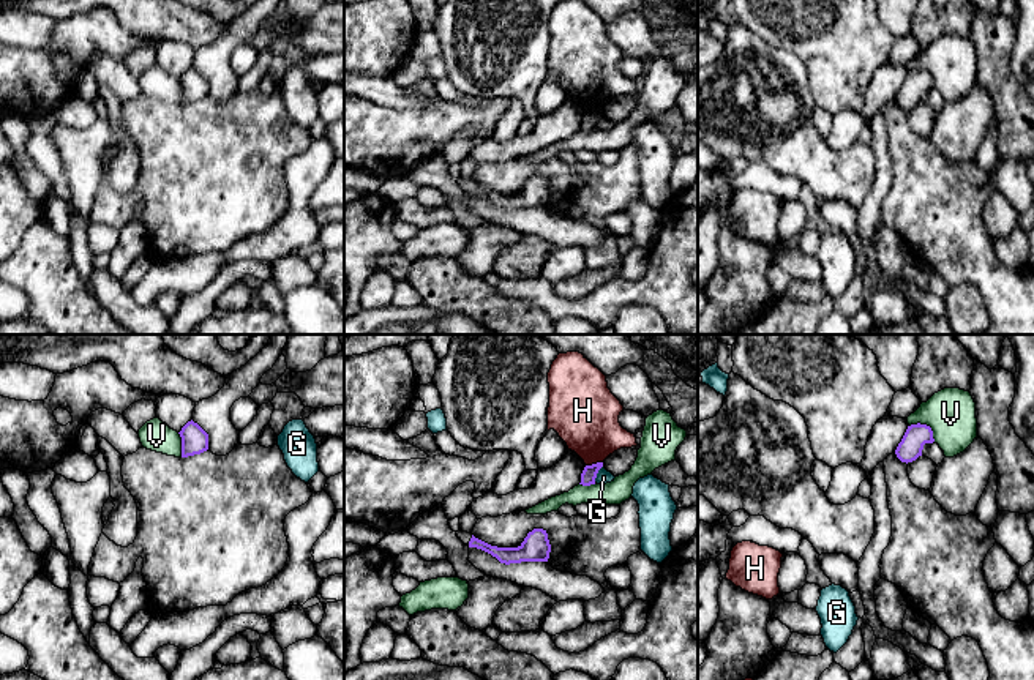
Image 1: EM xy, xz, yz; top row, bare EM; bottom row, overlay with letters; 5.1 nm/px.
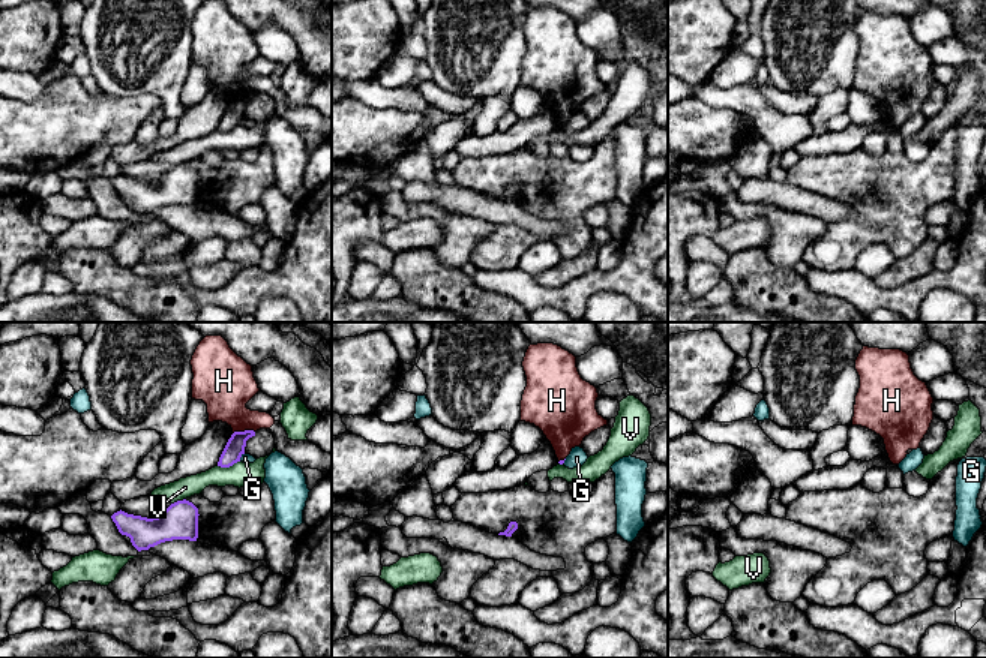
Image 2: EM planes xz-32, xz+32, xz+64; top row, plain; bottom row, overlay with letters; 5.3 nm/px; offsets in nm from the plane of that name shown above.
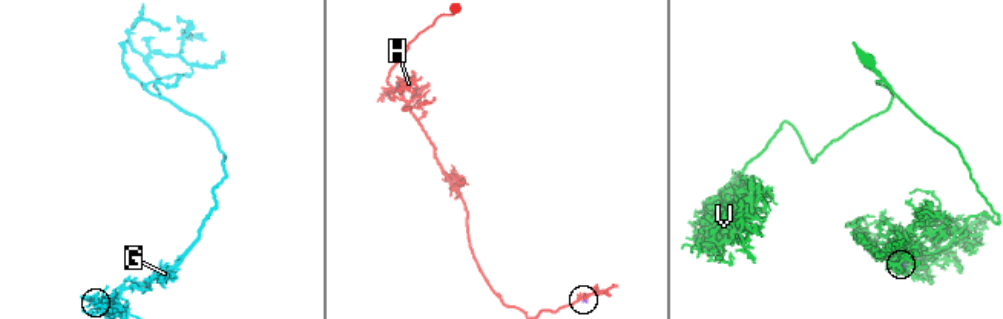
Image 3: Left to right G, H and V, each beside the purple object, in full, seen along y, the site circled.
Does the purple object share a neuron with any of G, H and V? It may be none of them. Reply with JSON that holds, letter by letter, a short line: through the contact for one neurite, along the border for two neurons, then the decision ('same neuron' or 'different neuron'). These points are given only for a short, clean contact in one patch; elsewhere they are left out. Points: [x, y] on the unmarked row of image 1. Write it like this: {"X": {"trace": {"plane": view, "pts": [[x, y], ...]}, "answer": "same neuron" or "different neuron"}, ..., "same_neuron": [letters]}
{"G": {"answer": "different neuron"}, "H": {"trace": {"plane": "xz", "pts": [[602, 108], [586, 112]]}, "answer": "different neuron"}, "V": {"answer": "different neuron"}, "same_neuron": []}

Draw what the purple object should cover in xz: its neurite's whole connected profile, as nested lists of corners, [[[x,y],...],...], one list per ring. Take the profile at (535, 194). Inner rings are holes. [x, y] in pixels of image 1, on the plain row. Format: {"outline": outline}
{"outline": [[[534,175],[532,178],[529,178],[518,194],[491,192],[475,185],[472,180],[463,177],[458,177],[456,181],[469,194],[481,196],[505,211],[521,208],[548,208],[551,199],[548,180],[543,175]]]}

